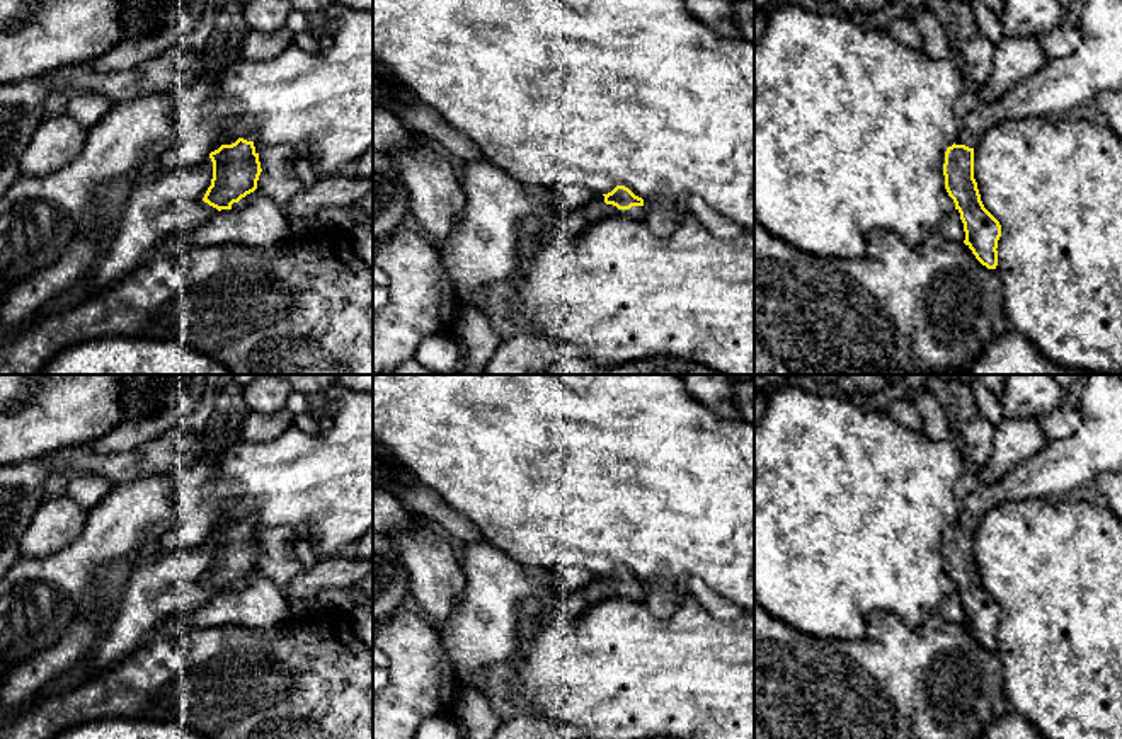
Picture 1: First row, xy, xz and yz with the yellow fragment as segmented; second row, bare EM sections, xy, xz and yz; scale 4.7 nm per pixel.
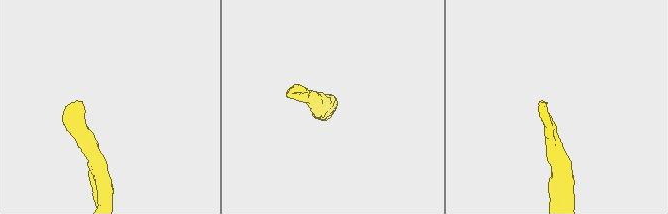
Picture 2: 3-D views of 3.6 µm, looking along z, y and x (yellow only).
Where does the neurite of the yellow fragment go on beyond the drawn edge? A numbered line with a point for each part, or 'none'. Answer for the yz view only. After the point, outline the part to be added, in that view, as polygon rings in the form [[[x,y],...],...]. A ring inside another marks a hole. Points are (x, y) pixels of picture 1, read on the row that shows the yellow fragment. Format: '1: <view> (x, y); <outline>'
1: yz (1095, 65); [[[1086,0],[1078,22],[1081,43],[1073,54],[1050,60],[1032,77],[1018,82],[993,102],[977,102],[962,121],[955,145],[977,148],[982,136],[996,124],[1030,117],[1061,117],[1076,106],[1095,99],[1103,90],[1122,89],[1122,0]]]

